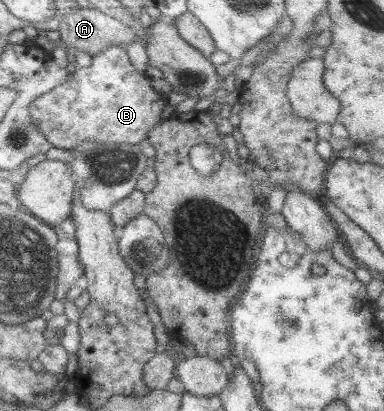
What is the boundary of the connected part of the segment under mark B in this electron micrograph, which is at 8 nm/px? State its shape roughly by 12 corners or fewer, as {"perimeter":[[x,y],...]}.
{"perimeter":[[107,46],[29,107],[54,148],[140,144],[166,96]]}

